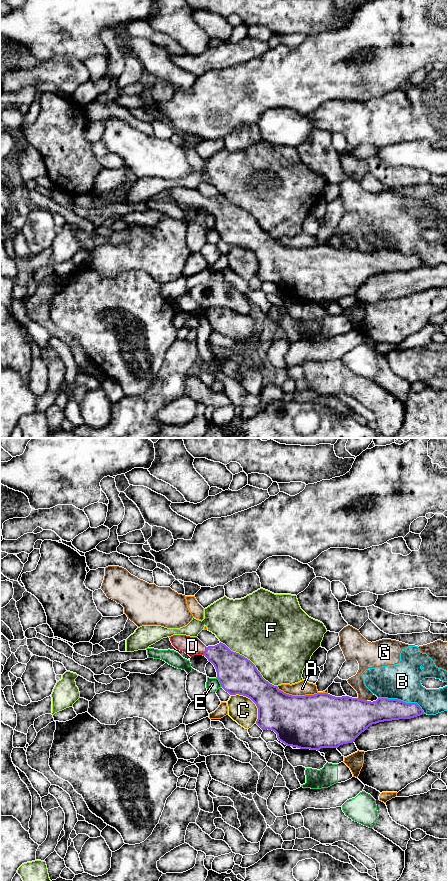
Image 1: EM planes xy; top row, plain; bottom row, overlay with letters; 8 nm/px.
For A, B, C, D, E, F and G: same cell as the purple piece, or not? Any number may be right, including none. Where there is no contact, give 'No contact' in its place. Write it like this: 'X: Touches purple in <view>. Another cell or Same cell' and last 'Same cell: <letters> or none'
A: Touches purple in xy. Another cell
B: Touches purple in xy. Another cell
C: Touches purple in xy. Another cell
D: Touches purple in xy. Same cell
E: Touches purple in xy. Another cell
F: Touches purple in xy. Another cell
G: Touches purple in xy. Another cell
Same cell: D

